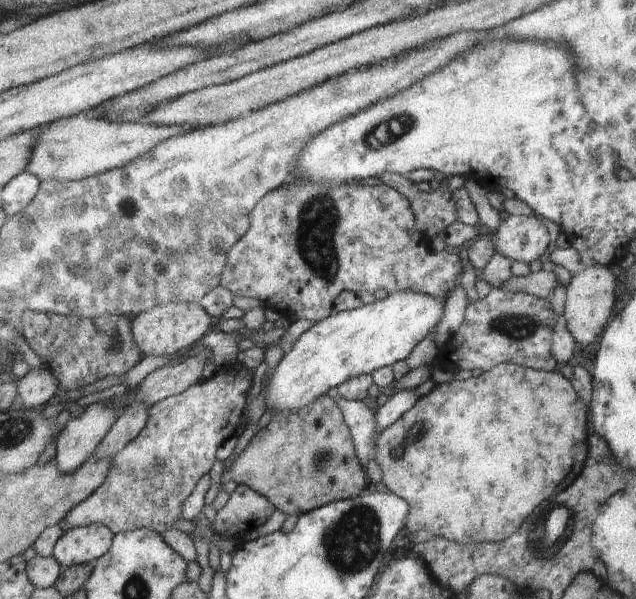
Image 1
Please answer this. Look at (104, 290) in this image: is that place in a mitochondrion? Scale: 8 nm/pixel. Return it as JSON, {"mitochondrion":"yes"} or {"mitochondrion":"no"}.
{"mitochondrion":"no"}

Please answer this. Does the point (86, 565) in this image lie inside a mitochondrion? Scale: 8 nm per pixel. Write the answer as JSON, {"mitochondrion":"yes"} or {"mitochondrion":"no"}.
{"mitochondrion":"no"}

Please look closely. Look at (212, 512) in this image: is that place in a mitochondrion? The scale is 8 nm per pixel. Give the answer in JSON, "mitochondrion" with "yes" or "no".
{"mitochondrion":"no"}

